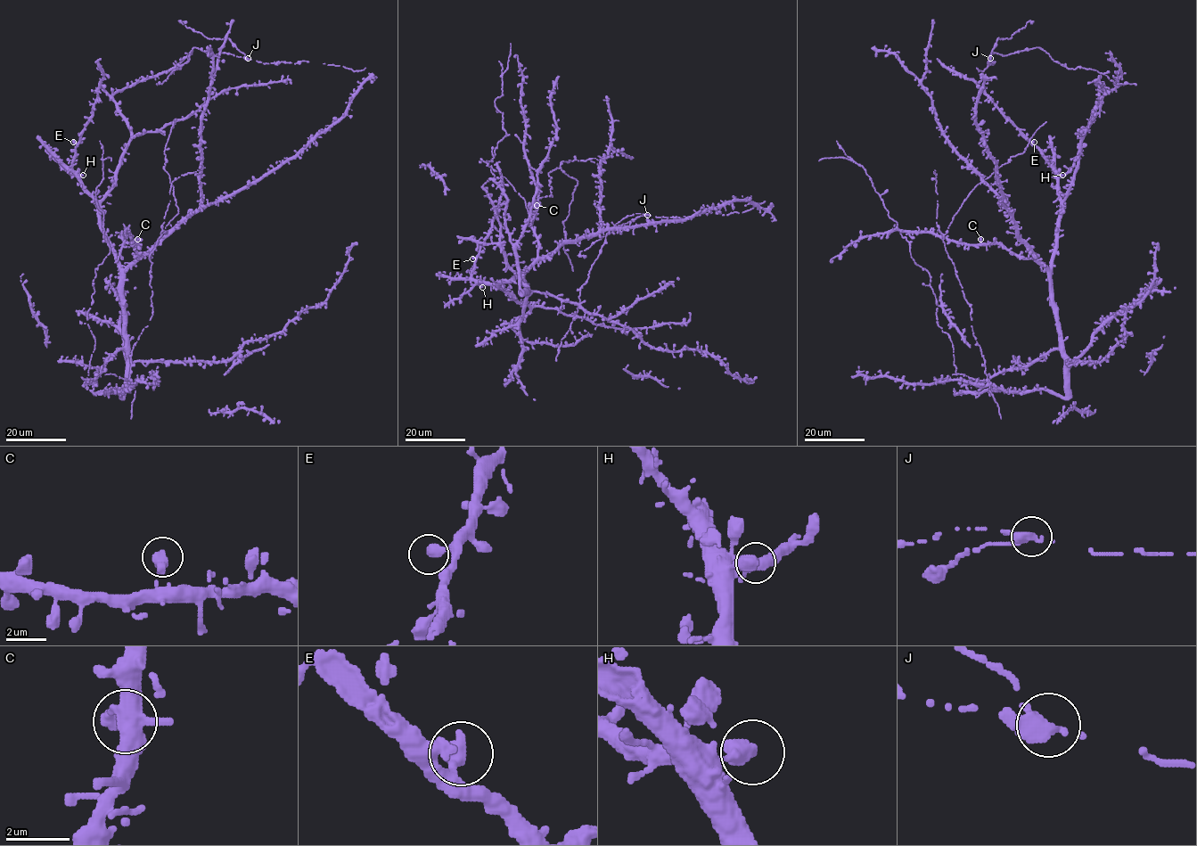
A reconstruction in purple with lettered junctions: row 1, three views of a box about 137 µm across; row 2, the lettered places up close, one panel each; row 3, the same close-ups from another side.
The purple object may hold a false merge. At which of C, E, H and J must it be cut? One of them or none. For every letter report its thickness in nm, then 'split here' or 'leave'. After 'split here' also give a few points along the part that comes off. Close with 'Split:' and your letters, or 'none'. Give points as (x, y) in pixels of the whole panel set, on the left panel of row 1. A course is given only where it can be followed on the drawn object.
C: 480 nm | leave
E: 550 nm | leave
H: 500 nm | leave
J: 550 nm | split here | (248, 58), (228, 37), (209, 39), (181, 21), (186, 21)
Split: J

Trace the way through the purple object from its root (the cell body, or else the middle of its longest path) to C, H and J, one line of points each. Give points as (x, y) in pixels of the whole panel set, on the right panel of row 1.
C: (1051, 270), (1031, 258), (1016, 256), (999, 243), (979, 243), (980, 239)
H: (1051, 270), (1060, 216), (1058, 176), (1062, 175)
J: (1051, 270), (1083, 134), (1096, 102), (1120, 77), (1124, 82), (1068, 69), (1038, 47), (989, 58)

